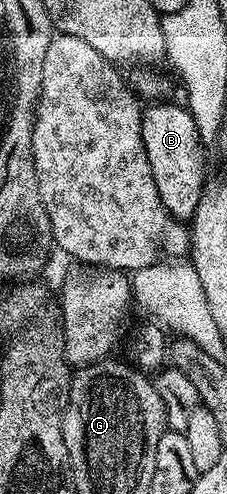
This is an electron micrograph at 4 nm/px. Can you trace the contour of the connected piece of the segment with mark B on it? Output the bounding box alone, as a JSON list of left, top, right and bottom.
[141,100,208,219]

